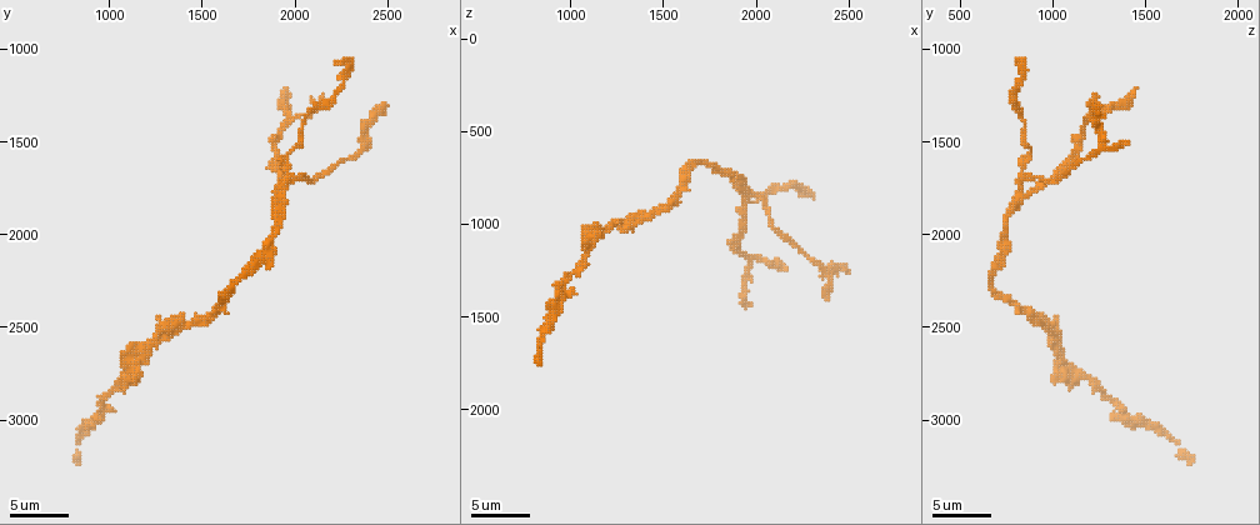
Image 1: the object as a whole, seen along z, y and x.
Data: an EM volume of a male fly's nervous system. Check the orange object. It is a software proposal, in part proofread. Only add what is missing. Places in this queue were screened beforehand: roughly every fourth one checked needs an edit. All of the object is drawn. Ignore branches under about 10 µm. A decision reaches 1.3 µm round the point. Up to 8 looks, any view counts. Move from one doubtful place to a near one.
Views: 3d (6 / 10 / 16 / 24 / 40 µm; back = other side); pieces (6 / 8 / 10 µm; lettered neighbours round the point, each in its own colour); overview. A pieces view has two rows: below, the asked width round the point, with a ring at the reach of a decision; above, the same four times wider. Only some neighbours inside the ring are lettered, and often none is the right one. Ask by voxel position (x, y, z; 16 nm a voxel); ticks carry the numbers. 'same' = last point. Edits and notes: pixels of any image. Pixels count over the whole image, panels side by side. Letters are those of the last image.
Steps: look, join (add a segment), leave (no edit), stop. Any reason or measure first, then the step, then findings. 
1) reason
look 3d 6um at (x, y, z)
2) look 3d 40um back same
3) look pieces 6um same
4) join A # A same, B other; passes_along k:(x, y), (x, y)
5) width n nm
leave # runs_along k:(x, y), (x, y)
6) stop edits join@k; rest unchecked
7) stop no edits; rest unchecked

branch stops here
look 3d 6um at (2160, 1240, 1220)

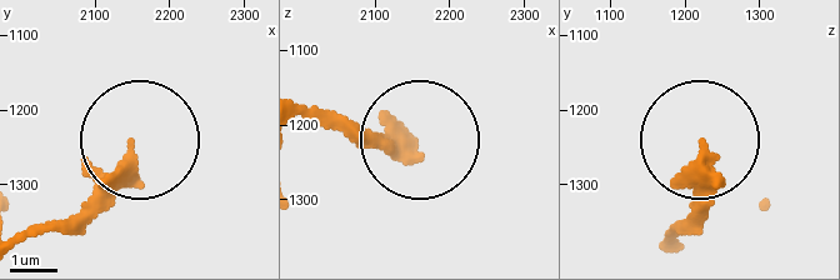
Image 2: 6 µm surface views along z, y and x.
look pieces 8um at (2145, 1255, 1230)

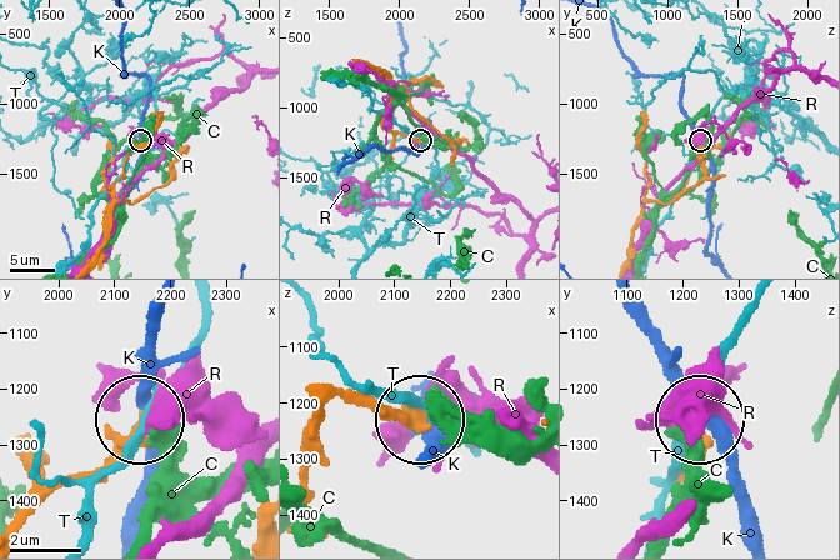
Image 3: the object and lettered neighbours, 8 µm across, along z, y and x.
leave # C other, K other, R other, T other; runs_along 3:(343, 386), (420, 419); no lettered segment goes on from it

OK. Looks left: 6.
branch stops here
look pieces 6um at (2480, 1300, 1240)

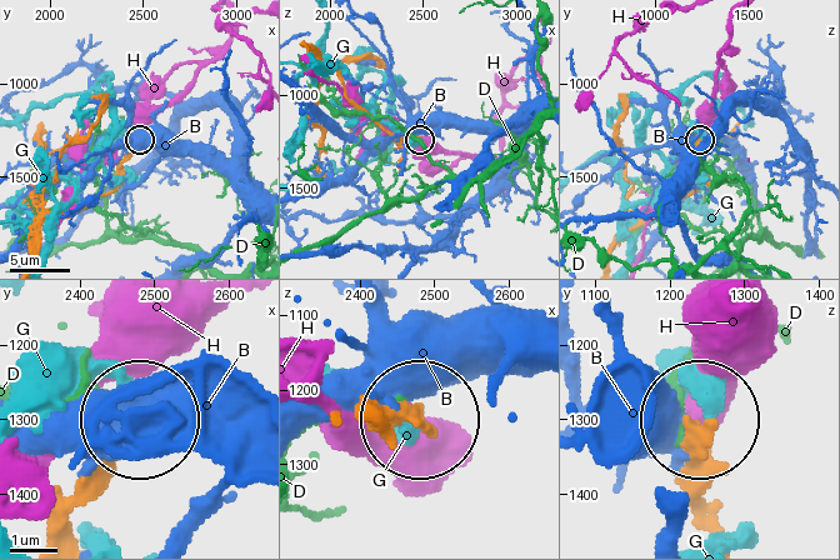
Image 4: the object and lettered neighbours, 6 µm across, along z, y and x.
width 340 nm
leave # B other, D other, G other, H other; runs_along 4:(365, 419), (421, 415); no lettered segment goes on from it

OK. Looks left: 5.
an open end
look pieces 10um at (1940, 1220, 1420)

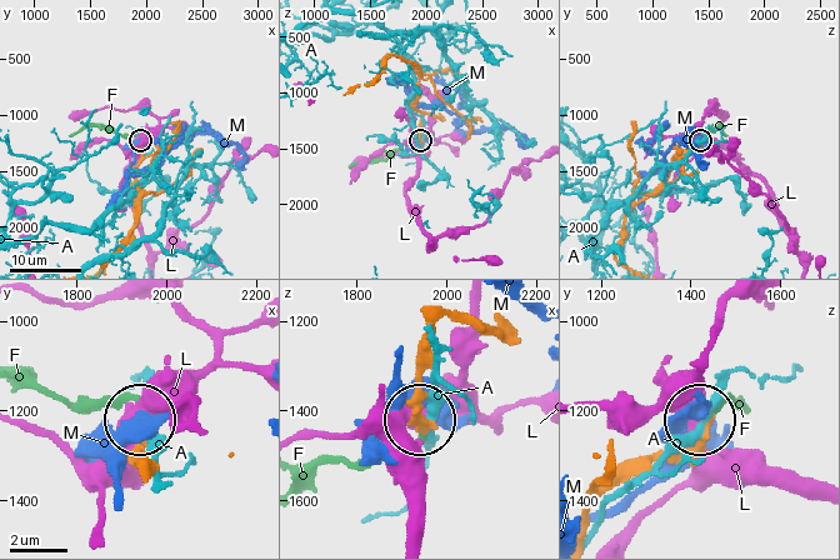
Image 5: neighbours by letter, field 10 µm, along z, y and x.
join F # A other, F same, L other, M other; it goes on there

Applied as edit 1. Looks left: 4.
look overview

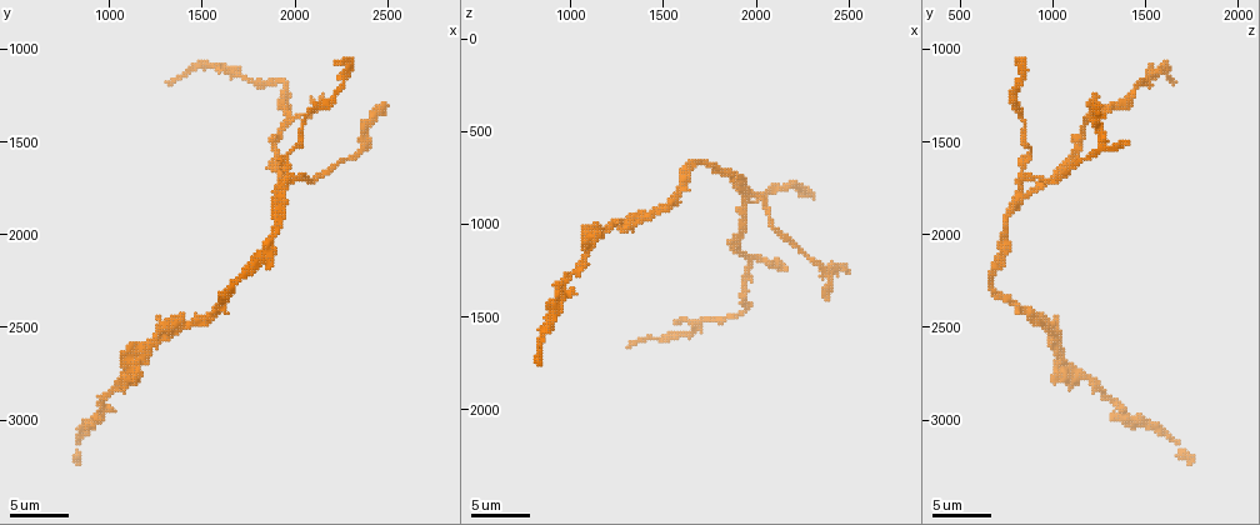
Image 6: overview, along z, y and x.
long arm stops here
look pieces 8um at (840, 3240, 1740)

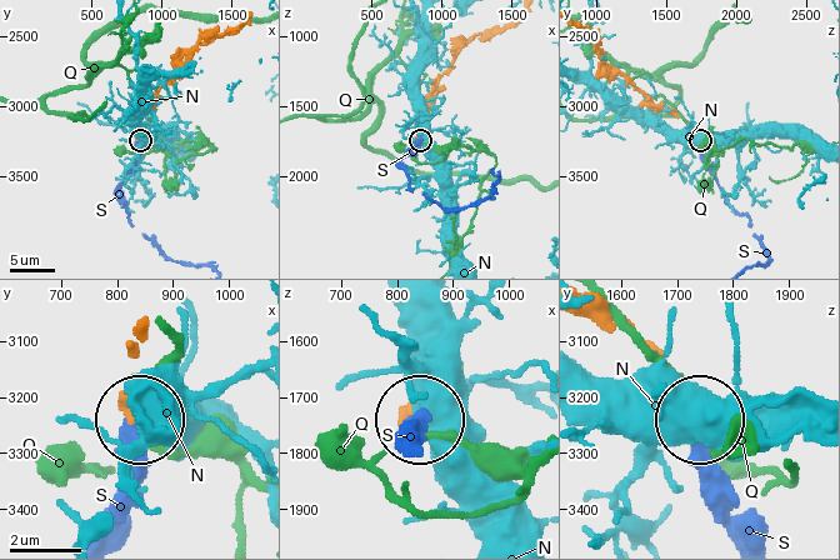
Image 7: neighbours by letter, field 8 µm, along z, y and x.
width 420 nm
join S # N other, Q other, S same; it goes on there

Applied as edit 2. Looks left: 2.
stop edits join@5, join@7; rest unchecked

